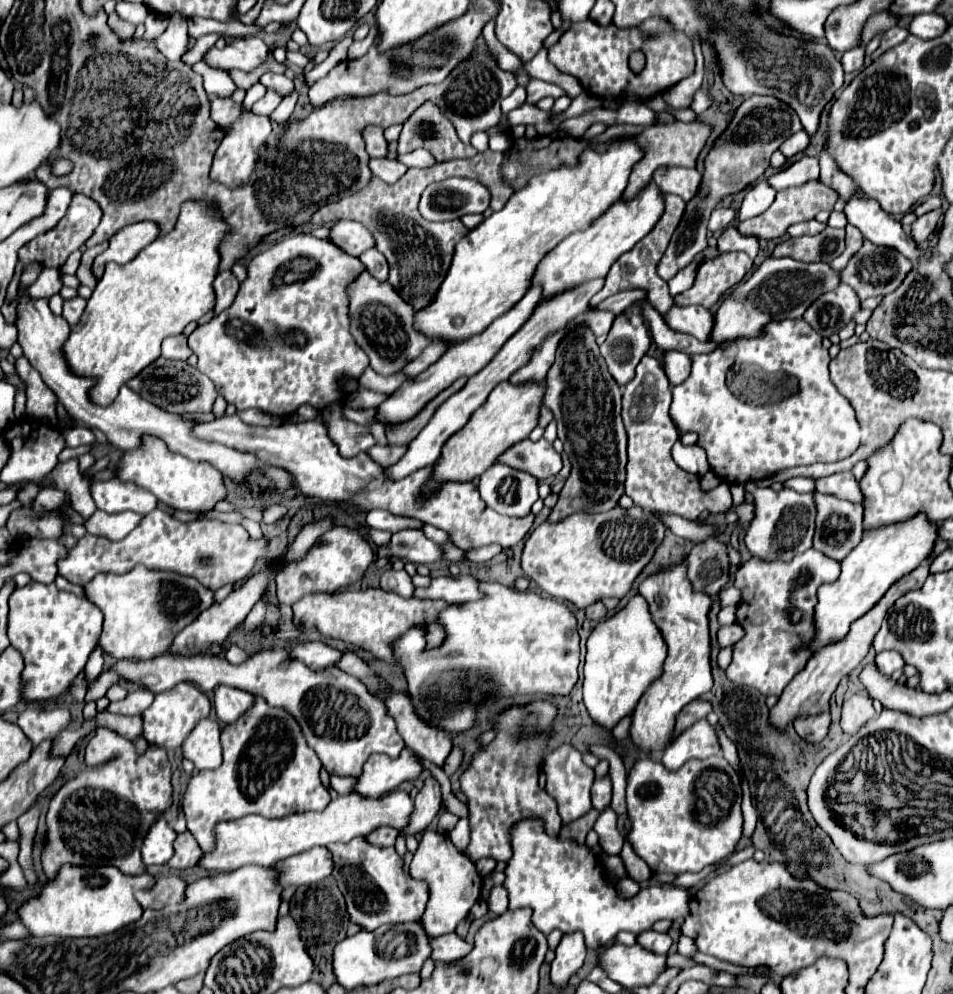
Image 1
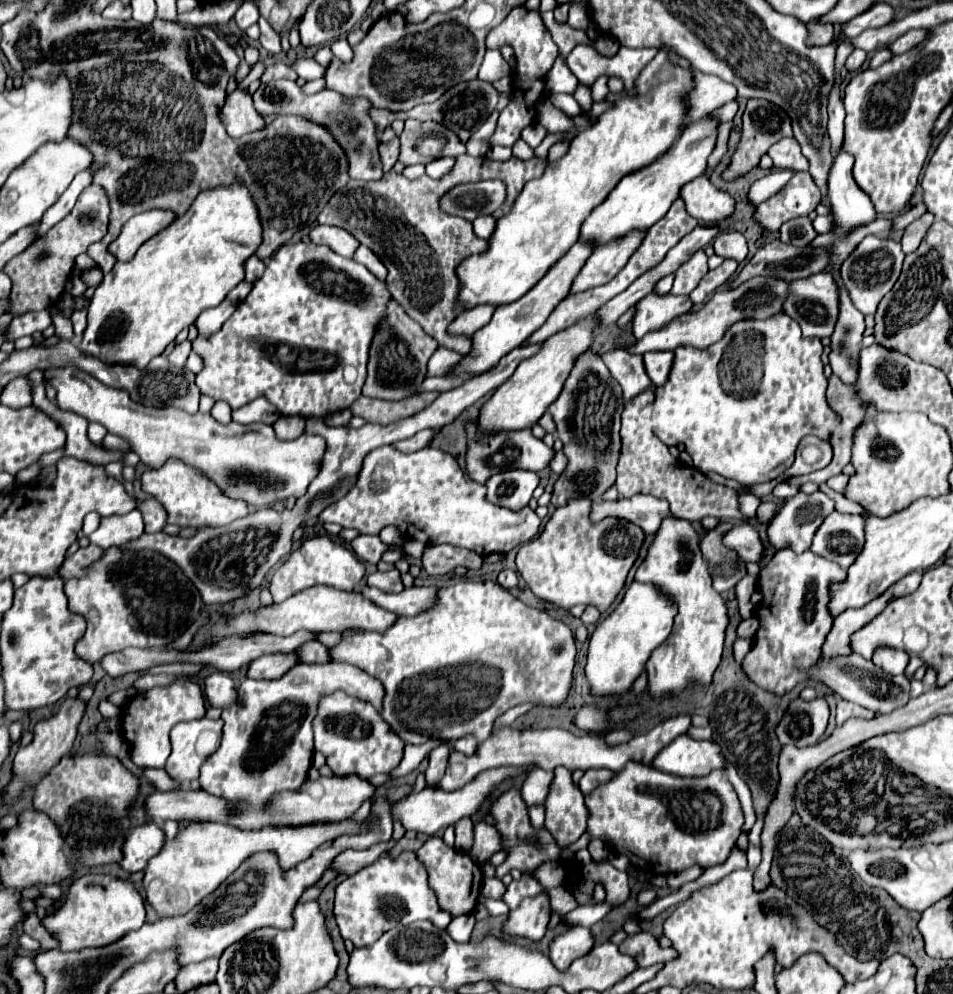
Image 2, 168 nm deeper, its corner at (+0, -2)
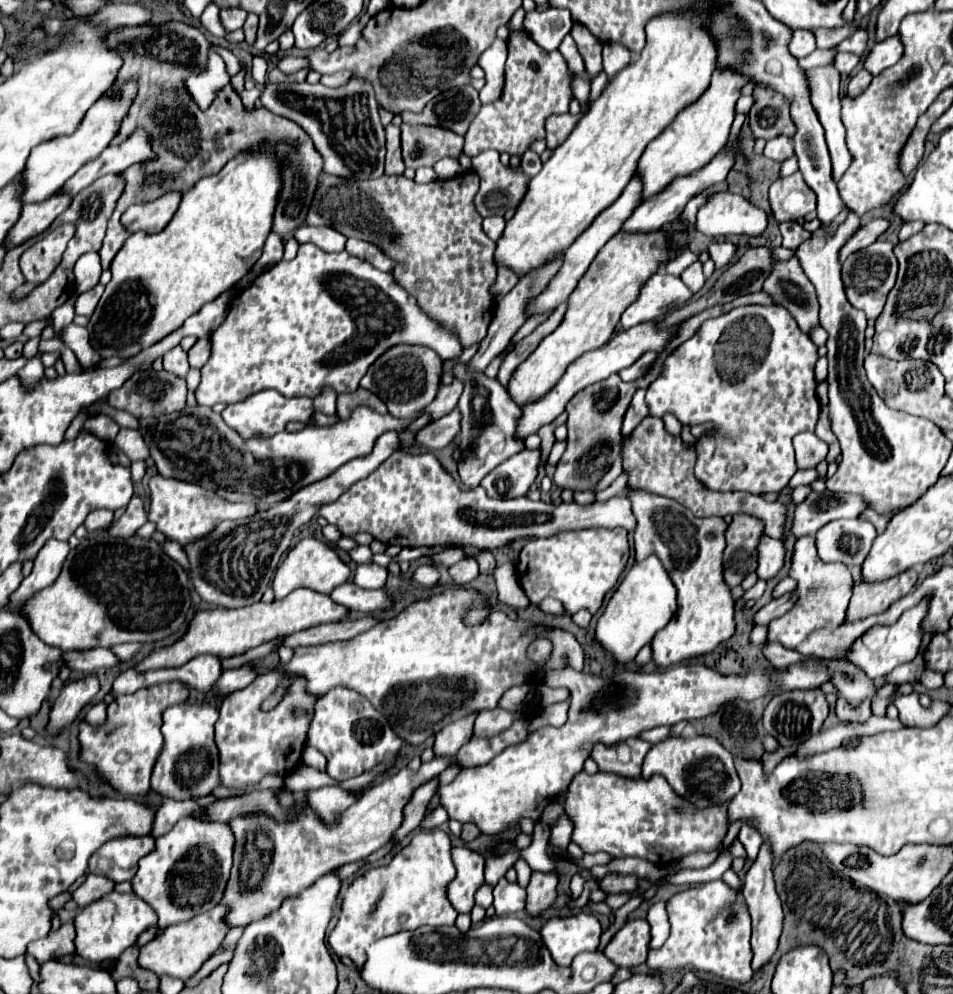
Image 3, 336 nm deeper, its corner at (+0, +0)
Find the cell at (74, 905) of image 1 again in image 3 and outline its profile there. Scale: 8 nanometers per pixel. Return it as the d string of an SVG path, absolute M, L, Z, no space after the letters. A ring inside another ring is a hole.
M111 891L101 899L83 907L81 913L75 917L73 925L77 931L77 937L75 937L77 955L81 955L91 963L101 963L105 959L115 961L127 947L135 943L139 933L143 933L149 925L155 925L155 923L157 923L157 915L153 913L153 909L149 909L149 905L145 905L141 897L133 893Z

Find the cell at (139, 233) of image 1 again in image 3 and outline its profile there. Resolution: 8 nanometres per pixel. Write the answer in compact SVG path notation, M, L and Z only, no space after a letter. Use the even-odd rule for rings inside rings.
M167 193L165 197L159 197L157 201L145 203L145 205L131 205L123 217L121 225L129 233L157 233L167 227L171 217L175 215L177 207L181 203L181 193Z

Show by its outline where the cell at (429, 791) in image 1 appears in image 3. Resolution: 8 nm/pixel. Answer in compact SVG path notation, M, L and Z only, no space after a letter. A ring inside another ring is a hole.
M473 713L473 717L463 717L461 721L453 721L445 729L441 729L435 735L435 745L433 745L435 757L453 757L471 739L475 717L477 713Z

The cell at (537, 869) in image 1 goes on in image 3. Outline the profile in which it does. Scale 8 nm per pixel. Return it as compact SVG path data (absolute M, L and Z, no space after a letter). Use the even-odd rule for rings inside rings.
M501 877L493 889L493 897L495 897L493 907L497 915L511 915L523 911L525 889L519 887L519 883L509 883L505 877Z

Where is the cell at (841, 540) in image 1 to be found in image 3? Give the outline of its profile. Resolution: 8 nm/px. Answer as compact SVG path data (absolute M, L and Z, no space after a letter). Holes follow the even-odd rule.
M837 519L821 527L817 533L817 551L823 561L839 561L847 567L865 561L877 531L861 519Z

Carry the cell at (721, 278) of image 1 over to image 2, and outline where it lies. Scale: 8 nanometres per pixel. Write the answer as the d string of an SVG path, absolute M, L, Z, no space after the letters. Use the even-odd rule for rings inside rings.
M723 261L717 269L709 271L709 273L701 279L701 283L697 285L697 289L689 295L691 301L693 301L695 305L701 305L709 293L713 293L717 287L725 285L725 283L731 279L731 275L735 273L735 269L737 269L737 263L735 263L735 261Z

